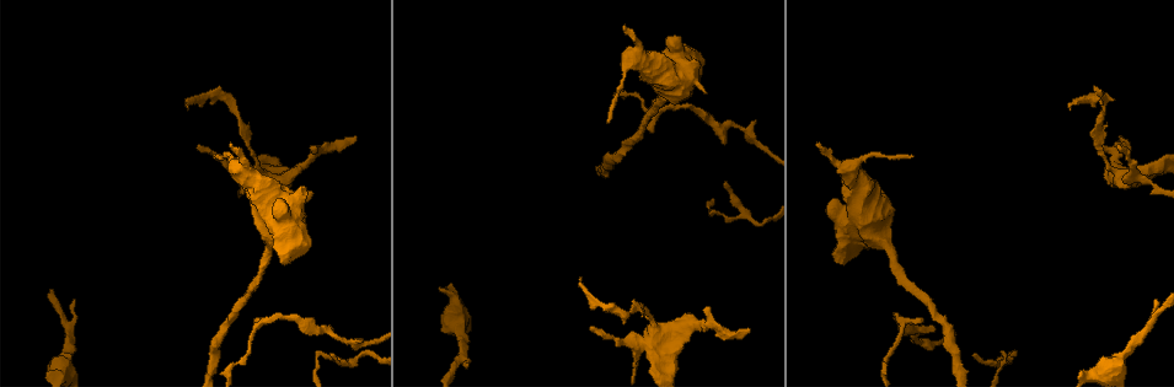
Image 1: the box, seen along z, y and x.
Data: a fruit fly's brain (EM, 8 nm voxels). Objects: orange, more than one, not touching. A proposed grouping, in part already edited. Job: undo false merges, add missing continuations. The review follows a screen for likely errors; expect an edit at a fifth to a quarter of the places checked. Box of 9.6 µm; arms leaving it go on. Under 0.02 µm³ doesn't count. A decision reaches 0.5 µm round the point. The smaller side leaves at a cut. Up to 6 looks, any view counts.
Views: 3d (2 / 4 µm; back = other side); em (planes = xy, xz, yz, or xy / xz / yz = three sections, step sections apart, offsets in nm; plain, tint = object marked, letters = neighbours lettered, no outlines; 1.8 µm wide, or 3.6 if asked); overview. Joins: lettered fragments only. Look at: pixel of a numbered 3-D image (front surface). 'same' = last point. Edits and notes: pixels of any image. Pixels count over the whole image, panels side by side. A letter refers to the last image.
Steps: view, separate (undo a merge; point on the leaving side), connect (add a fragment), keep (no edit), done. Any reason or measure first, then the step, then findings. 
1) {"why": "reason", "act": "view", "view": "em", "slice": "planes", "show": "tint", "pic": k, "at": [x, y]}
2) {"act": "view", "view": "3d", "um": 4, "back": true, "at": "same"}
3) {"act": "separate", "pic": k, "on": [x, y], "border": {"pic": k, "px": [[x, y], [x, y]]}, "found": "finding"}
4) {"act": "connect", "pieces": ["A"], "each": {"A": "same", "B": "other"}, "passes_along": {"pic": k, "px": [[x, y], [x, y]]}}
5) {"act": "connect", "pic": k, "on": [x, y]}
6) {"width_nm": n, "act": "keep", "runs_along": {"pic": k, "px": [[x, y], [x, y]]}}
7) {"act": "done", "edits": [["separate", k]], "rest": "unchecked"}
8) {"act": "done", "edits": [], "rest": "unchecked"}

{"why": "branch stops here", "act": "view", "view": "em", "slice": "xy", "step": 8, "show": "letters", "pic": 1, "at": [748, 327]}

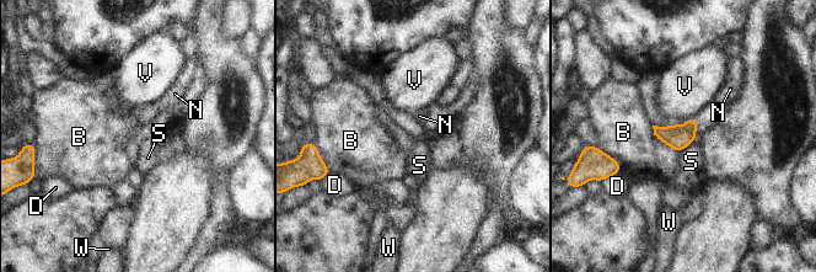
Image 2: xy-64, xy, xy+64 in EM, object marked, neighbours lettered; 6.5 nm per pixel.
{"act": "view", "view": "em", "slice": "planes", "show": "letters", "at": "same"}

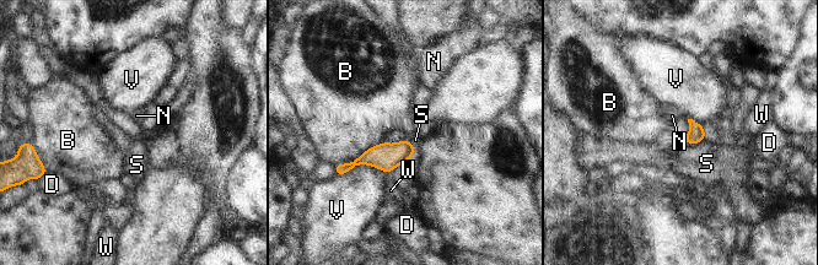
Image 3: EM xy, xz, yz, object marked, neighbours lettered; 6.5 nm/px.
{"width_nm": 110, "longest_contact_nm": ["B", 360], "act": "keep", "each": {"B": "other", "D": "other", "N": "other", "S": "other", "V": "other", "W": "other"}, "found": "none of them fits"}

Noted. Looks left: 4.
{"why": "tapers out", "act": "view", "view": "em", "slice": "planes", "show": "tint", "pic": 1, "at": [820, 143]}

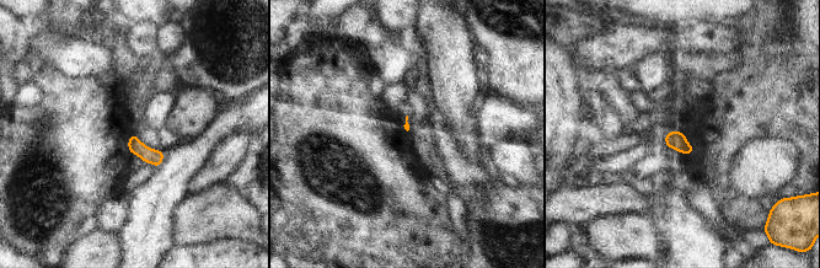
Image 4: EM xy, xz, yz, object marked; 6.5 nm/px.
{"why": "what lies round it", "act": "view", "view": "em", "slice": "planes", "show": "letters", "at": "same"}

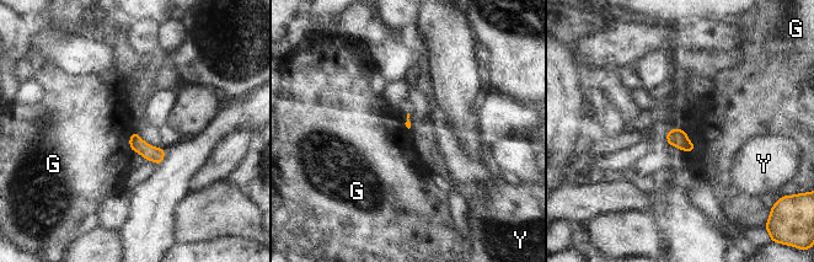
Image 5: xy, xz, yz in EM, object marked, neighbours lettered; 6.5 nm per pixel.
{"act": "keep", "each": {"G": "other", "Y": "other"}, "found": "none of them fits"}

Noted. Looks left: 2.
{"why": "branch stops here", "act": "view", "view": "em", "slice": "planes", "show": "tint", "pic": 1, "at": [1156, 299]}

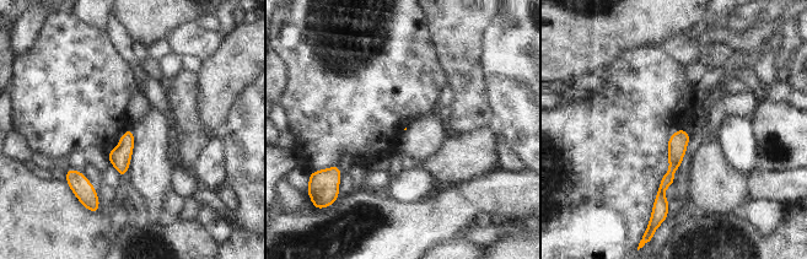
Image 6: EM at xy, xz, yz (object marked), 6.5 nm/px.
{"act": "view", "view": "em", "slice": "planes", "show": "letters", "at": "same"}

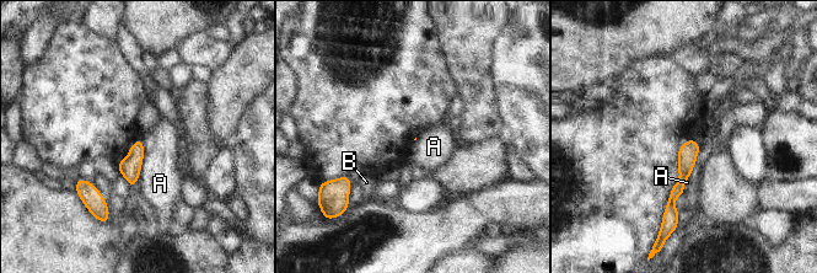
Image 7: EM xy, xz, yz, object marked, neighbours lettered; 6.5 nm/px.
{"act": "keep", "each": {"A": "other", "B": "other"}, "found": "none of them fits"}

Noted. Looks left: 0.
{"act": "done", "edits": [], "rest": "unchecked"}

